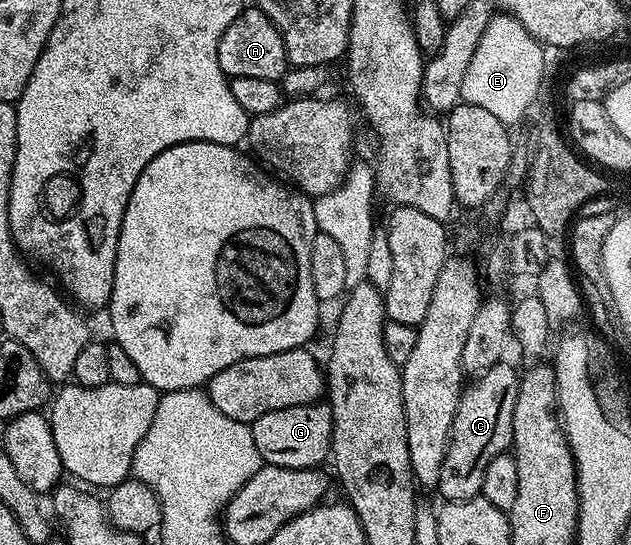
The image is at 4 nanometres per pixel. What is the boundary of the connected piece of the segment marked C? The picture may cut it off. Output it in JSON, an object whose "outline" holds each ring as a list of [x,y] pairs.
{"outline":[[[501,362],[481,372],[461,391],[438,485],[438,492],[444,495],[445,501],[470,500],[480,495],[482,474],[486,474],[486,466],[490,466],[498,454],[511,449],[514,402],[518,402],[519,389],[518,372],[508,362]]]}

